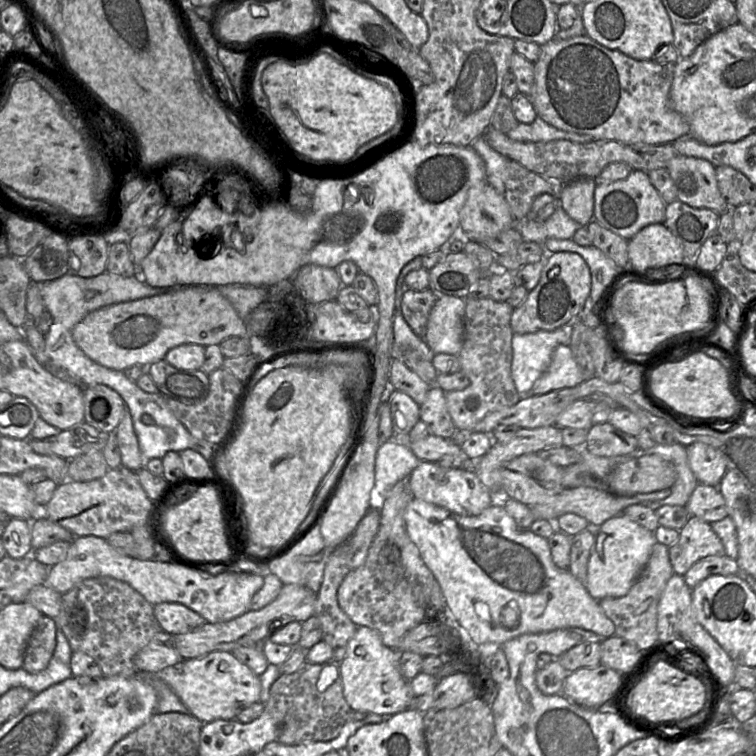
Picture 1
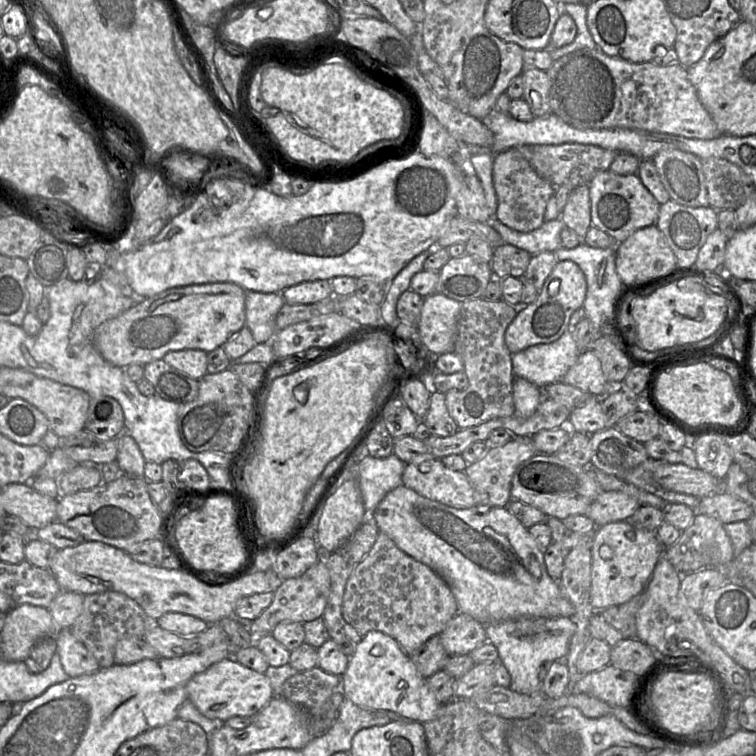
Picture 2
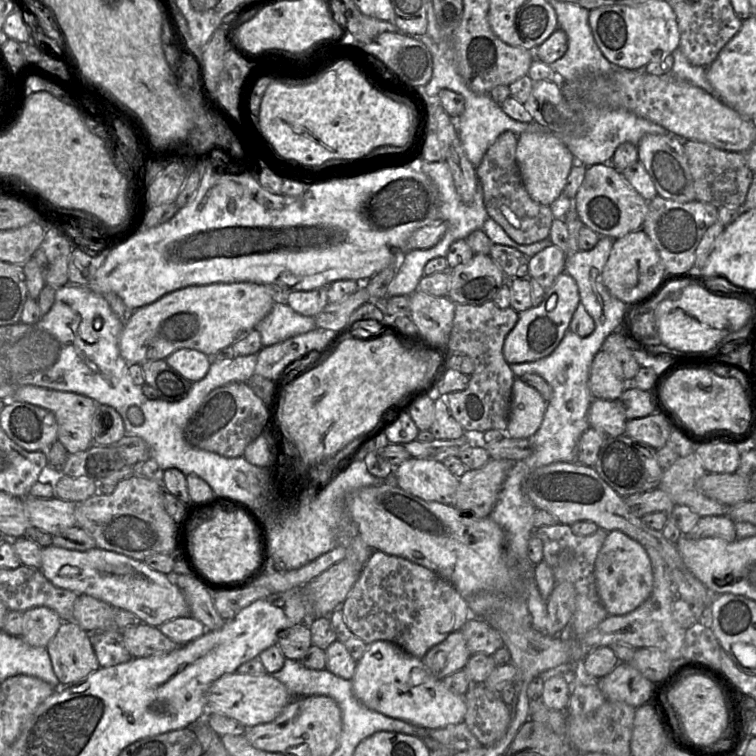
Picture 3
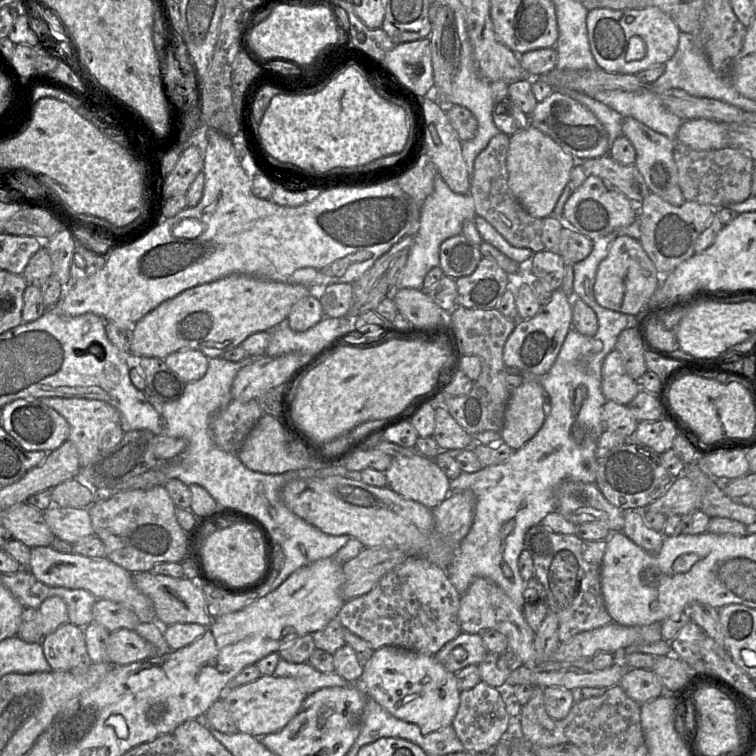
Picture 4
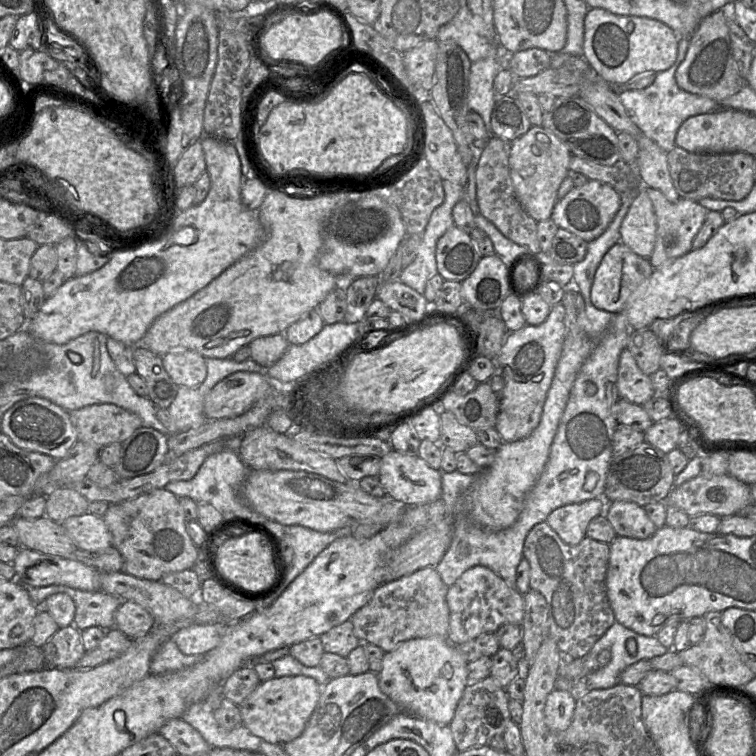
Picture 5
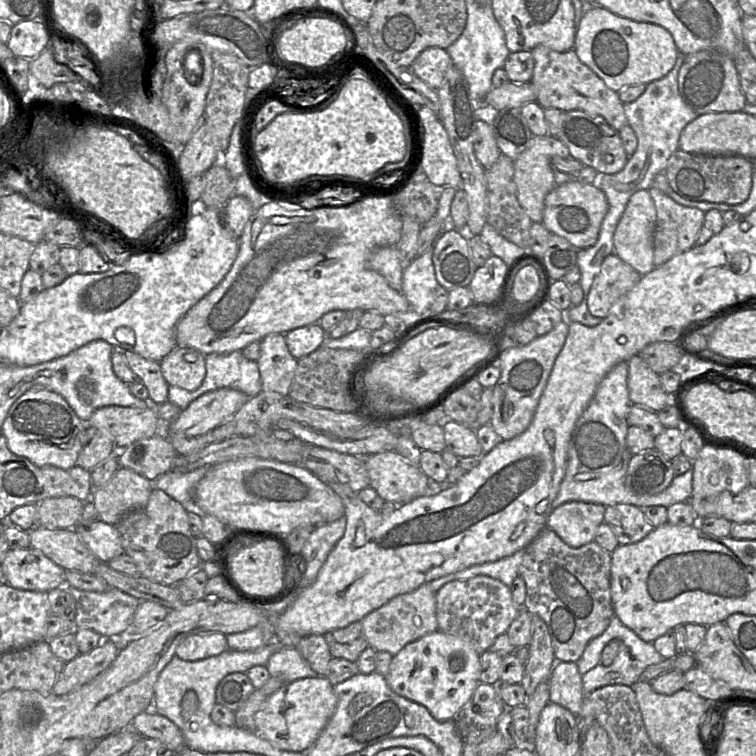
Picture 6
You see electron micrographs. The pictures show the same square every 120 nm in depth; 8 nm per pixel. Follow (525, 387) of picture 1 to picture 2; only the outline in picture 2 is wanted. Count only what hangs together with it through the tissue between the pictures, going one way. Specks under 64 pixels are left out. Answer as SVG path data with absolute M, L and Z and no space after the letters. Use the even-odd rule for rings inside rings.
M566 330L555 342L537 344L512 354L514 377L524 378L538 387L562 382L579 355L577 343Z

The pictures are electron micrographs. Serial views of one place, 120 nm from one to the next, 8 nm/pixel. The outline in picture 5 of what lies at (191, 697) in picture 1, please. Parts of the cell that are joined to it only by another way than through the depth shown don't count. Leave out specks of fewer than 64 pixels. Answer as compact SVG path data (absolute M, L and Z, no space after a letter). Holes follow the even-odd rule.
M274 677L260 682L238 706L244 725L253 735L272 744L283 745L299 737L312 715L322 686L311 677Z

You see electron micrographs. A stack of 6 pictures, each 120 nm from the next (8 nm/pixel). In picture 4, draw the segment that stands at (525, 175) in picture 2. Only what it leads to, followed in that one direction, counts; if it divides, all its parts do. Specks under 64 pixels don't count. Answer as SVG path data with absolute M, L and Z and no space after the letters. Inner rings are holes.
M505 133L495 135L476 157L470 180L469 193L473 197L476 215L488 221L511 245L528 248L534 253L545 249L542 242L543 219L531 216L512 193L508 183L506 159L510 136Z

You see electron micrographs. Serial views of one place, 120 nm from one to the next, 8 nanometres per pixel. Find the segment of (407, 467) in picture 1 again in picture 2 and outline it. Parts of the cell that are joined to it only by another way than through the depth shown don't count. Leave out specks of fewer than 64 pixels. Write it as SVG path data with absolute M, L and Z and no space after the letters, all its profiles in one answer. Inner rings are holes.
M394 453L383 459L370 455L362 459L359 464L359 486L366 518L372 517L387 493L402 484L405 466Z

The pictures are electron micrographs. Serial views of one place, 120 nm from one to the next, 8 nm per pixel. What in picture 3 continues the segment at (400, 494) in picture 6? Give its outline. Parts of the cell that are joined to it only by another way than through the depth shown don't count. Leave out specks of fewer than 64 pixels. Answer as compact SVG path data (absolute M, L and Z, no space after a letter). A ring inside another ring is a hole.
M409 458L394 467L394 483L426 501L452 504L459 478L433 459Z

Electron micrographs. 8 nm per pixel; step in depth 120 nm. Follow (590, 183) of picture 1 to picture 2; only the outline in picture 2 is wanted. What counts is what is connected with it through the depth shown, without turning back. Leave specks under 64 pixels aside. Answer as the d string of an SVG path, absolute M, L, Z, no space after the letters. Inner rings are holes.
M588 184L580 185L573 189L571 192L566 205L561 213L561 219L567 228L574 230L577 235L582 238L582 243L584 242L584 237L591 227L591 202L589 196L589 186Z

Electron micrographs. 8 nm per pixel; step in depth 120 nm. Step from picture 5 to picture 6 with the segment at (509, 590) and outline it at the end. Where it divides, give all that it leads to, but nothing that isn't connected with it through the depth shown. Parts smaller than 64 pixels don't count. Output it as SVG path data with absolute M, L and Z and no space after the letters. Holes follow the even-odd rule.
M486 575L450 581L435 596L438 630L460 638L478 654L488 650L499 635L506 633L522 608L514 602L510 586Z

